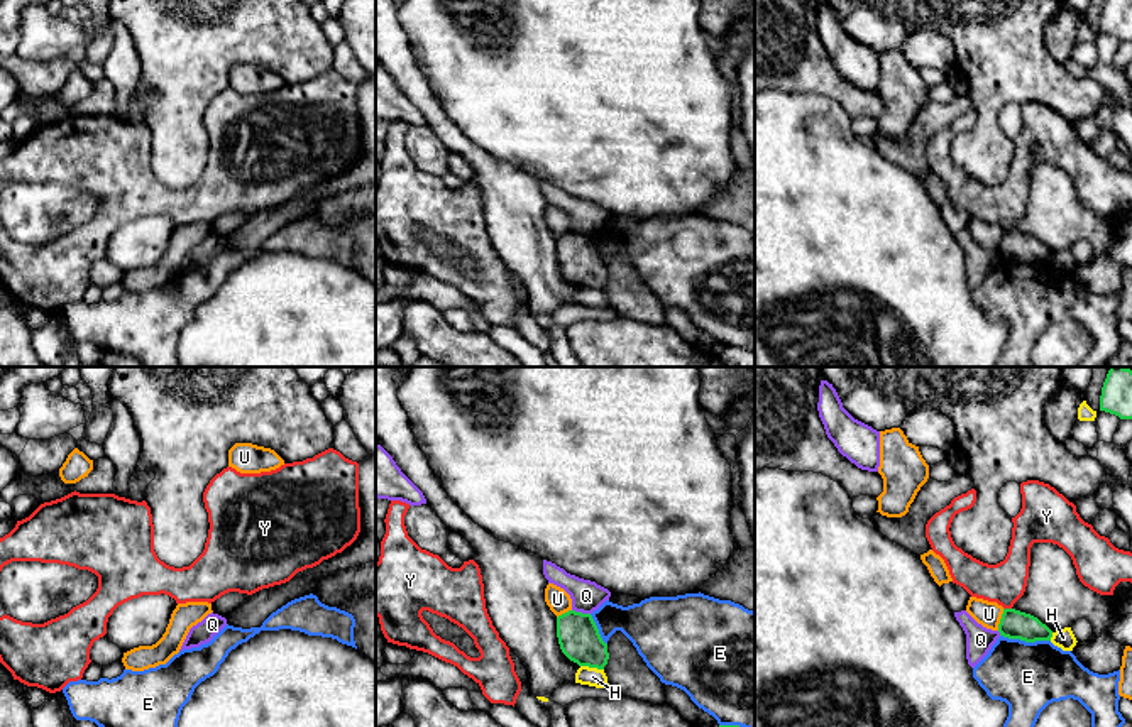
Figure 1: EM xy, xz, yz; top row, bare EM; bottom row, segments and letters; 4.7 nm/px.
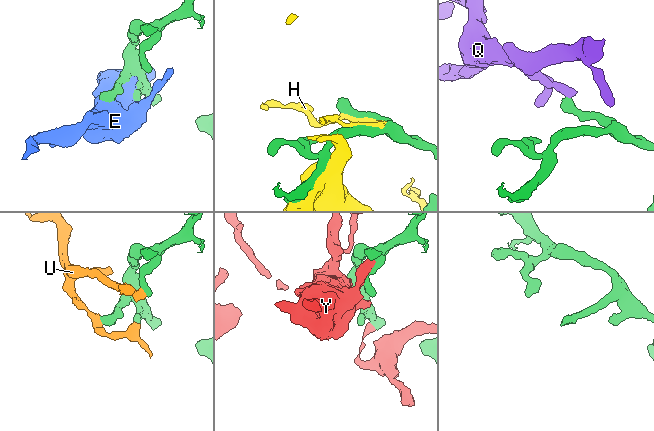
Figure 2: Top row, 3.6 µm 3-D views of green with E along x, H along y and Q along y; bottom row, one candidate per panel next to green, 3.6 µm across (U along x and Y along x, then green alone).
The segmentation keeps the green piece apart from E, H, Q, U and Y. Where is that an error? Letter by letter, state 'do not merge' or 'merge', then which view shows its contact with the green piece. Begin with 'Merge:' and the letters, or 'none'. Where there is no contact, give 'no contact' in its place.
Merge: none
E: do not merge; meets green in yz
H: do not merge; meets green in xz
Q: do not merge; meets green in xz
U: do not merge; meets green in yz
Y: do not merge; meets green in yz

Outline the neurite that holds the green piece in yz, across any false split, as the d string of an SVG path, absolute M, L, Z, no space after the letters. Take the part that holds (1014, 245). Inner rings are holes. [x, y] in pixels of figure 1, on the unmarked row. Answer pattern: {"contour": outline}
{"contour": "M1003 230L998 254L1003 259L1025 264L1051 262L1052 259L1052 252L1037 238L1015 230Z"}

